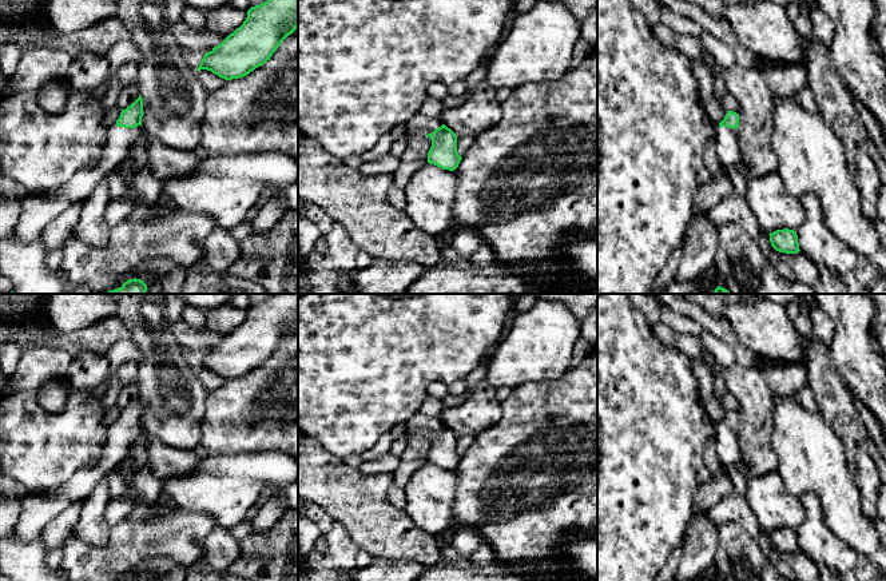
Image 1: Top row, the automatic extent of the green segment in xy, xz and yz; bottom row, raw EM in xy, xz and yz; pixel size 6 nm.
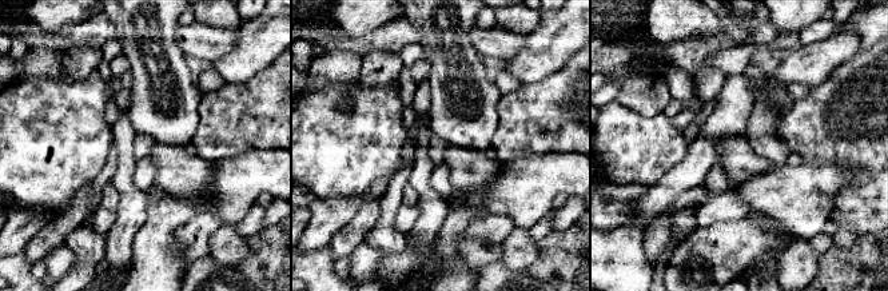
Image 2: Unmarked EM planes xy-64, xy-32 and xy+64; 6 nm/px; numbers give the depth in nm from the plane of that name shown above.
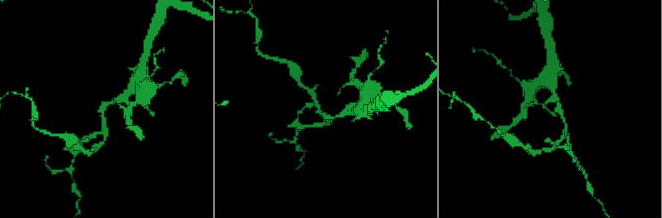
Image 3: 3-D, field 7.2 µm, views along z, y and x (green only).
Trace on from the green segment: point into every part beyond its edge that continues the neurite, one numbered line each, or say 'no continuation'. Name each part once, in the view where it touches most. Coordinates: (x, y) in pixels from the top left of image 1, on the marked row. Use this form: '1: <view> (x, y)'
1: xy (40, 210)

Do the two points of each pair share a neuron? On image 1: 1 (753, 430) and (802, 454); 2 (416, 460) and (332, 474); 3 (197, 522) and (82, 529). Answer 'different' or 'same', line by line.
1: different
2: different
3: different

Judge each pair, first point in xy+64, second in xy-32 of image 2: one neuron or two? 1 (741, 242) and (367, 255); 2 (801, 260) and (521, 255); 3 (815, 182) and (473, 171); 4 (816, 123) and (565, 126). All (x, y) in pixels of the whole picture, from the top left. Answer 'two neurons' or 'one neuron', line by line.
1: one neuron
2: one neuron
3: two neurons
4: one neuron

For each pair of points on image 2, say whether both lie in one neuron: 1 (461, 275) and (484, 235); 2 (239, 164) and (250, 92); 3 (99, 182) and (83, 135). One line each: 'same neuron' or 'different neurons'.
1: different neurons
2: different neurons
3: different neurons

